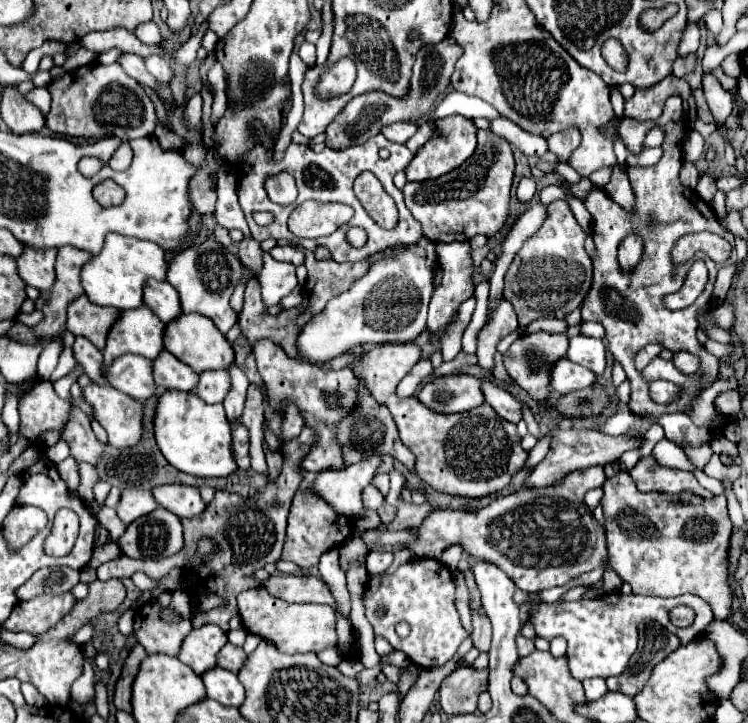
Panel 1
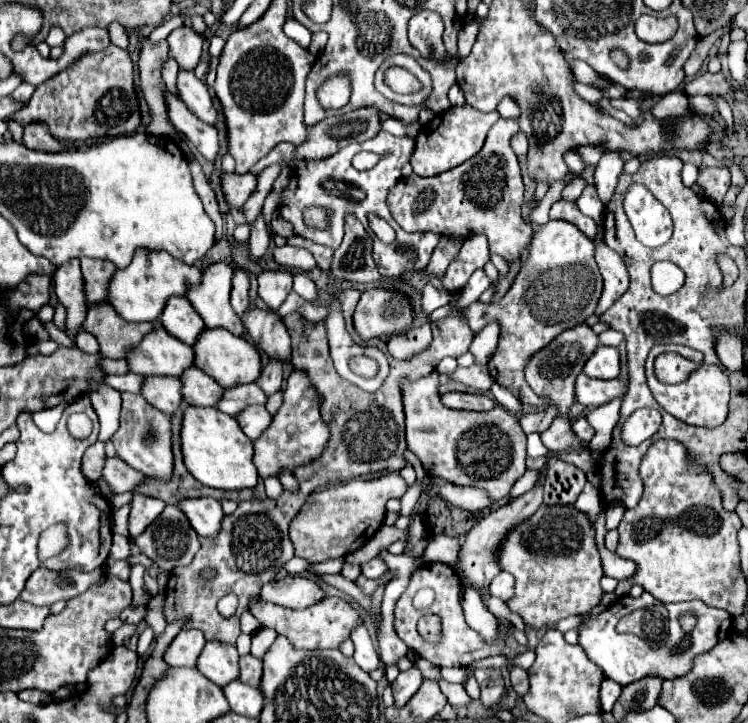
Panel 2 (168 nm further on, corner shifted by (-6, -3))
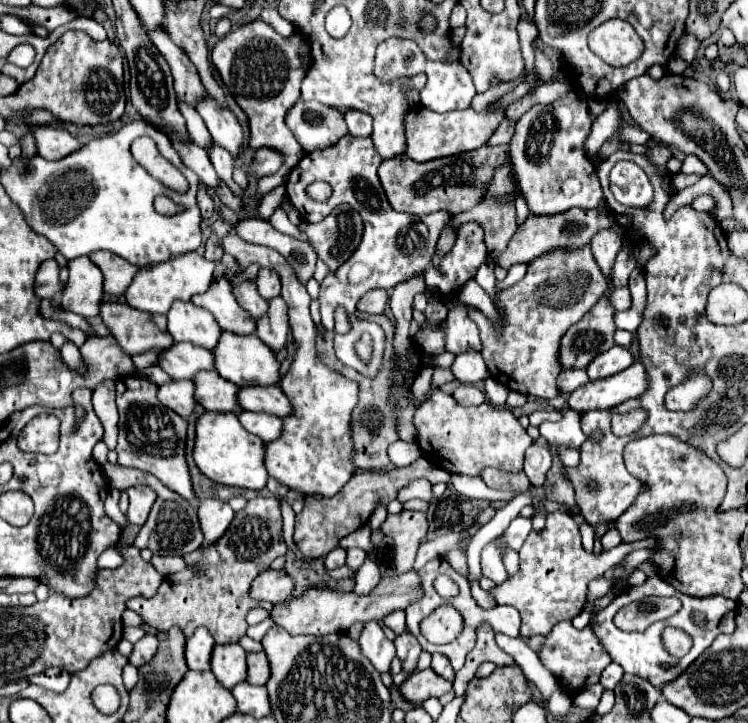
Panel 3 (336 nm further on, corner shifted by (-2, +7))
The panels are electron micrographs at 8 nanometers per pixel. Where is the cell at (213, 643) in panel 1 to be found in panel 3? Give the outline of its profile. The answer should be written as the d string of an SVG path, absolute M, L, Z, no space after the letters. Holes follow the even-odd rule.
M240 644L234 646L214 646L212 672L218 682L232 690L238 682L244 682L248 676L246 670L246 650Z

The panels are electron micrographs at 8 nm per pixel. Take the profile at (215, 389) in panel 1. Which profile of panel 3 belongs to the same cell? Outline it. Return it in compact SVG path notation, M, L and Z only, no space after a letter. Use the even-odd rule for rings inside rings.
M246 386L238 392L238 402L242 402L242 410L250 412L268 412L278 418L286 418L292 414L292 404L280 386Z

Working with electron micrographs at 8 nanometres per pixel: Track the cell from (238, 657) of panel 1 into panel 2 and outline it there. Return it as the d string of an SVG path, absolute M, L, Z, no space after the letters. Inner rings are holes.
M252 654L240 656L240 680L248 686L258 688L262 678L262 660L254 658Z

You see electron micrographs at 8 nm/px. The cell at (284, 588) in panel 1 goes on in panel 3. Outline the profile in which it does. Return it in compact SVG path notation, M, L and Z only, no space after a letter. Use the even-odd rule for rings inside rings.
M266 570L254 578L250 586L250 598L254 600L266 600L272 604L278 604L286 600L286 596L292 592L294 584L290 576L284 570Z

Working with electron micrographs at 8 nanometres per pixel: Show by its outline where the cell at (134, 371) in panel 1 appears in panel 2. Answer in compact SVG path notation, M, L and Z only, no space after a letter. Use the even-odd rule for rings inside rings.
M148 374L148 376L144 376L140 396L148 404L152 404L154 408L158 408L170 416L182 400L180 380L174 376L152 376L152 374Z

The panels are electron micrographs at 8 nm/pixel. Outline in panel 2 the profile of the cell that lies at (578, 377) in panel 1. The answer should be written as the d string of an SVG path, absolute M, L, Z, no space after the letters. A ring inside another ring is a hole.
M586 374L576 378L576 400L584 406L602 406L616 396L622 396L628 388L626 380L594 380Z

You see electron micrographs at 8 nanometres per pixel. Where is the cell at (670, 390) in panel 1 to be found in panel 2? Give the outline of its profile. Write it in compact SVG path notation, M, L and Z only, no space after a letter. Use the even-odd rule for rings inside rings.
M659 344L654 346L645 363L645 373L647 383L652 392L652 396L656 398L656 402L672 416L684 420L686 424L694 424L694 426L718 426L722 424L722 420L726 418L728 412L728 398L730 398L730 384L728 384L728 376L722 372L720 366L708 366L703 363L700 368L697 368L689 378L679 384L665 384L658 382L654 376L654 361L660 353L675 352L685 358L691 359L696 364L703 361L702 353L695 351L687 346L678 344Z

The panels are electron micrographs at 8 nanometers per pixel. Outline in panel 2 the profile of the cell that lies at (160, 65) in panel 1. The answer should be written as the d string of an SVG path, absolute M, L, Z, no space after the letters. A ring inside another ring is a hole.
M180 70L178 80L176 80L176 90L178 96L186 102L186 106L198 114L202 120L208 124L214 124L216 120L216 110L212 108L212 98L208 94L208 88L202 80L196 78L194 70Z

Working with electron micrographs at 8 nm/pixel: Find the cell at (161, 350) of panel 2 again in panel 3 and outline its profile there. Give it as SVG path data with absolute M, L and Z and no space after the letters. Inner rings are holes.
M178 342L170 350L160 352L158 366L170 374L174 380L194 380L194 376L202 370L214 370L214 354L210 350L202 350L200 346L190 346L190 342Z

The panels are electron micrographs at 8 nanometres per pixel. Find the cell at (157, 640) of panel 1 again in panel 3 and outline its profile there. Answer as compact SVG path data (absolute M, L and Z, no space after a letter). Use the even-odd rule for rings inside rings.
M198 628L192 638L186 640L186 662L190 670L206 672L210 670L210 658L214 650L214 638L206 628Z

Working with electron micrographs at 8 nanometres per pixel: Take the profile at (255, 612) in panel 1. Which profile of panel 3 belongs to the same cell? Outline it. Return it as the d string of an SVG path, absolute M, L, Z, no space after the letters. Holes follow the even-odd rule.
M408 570L398 576L386 576L382 582L368 594L358 596L354 592L350 594L338 594L332 590L318 590L310 588L302 596L280 602L272 608L270 616L276 624L280 624L284 630L288 630L292 636L296 634L310 634L310 636L326 636L334 632L346 632L354 622L382 622L384 616L392 614L394 610L406 610L410 604L418 602L422 598L422 582L416 570Z

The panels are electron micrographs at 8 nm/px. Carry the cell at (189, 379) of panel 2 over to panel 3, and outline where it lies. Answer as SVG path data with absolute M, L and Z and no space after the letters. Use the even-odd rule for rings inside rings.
M218 372L214 374L198 374L196 384L196 398L210 412L232 412L240 414L242 408L238 406L238 386L224 380Z

